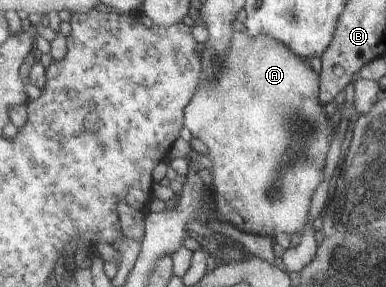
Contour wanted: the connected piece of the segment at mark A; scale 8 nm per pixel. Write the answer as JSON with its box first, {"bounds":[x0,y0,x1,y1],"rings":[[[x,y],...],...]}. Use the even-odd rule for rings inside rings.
{"bounds":[185,30,335,237],"rings":[[[247,30],[243,33],[236,32],[234,34],[233,46],[228,54],[226,64],[220,69],[220,76],[217,83],[201,84],[201,87],[194,94],[194,99],[189,102],[189,106],[185,108],[185,127],[192,137],[198,138],[209,150],[207,157],[212,162],[211,172],[213,178],[213,198],[216,202],[216,211],[220,212],[226,222],[235,225],[237,228],[248,233],[267,235],[270,237],[277,234],[297,234],[304,233],[310,215],[311,201],[315,190],[319,188],[319,184],[323,182],[323,170],[325,170],[325,162],[327,162],[330,151],[332,136],[335,134],[334,128],[329,126],[327,118],[325,118],[325,110],[320,103],[320,74],[317,74],[309,65],[309,61],[299,58],[290,48],[284,44],[277,42],[274,38],[267,35],[253,38]]]}

